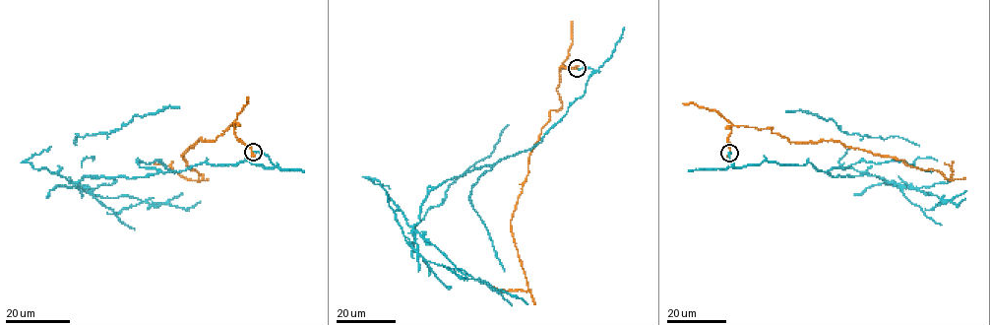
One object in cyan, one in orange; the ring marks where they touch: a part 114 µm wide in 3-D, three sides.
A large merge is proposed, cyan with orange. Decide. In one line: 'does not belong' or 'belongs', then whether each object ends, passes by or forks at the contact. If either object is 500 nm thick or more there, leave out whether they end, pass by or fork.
does not belong; cyan ends; orange passes by

